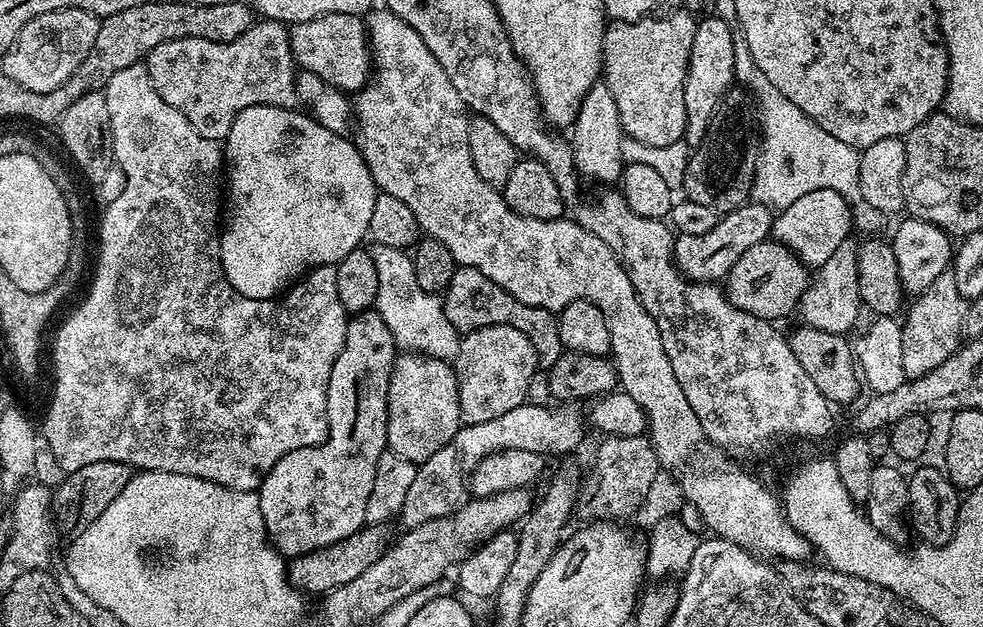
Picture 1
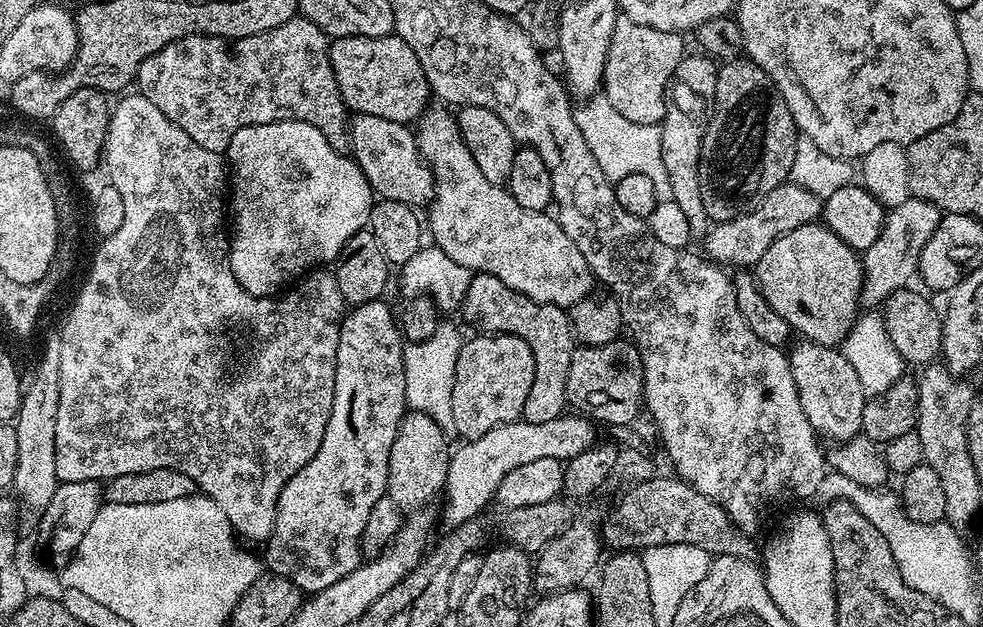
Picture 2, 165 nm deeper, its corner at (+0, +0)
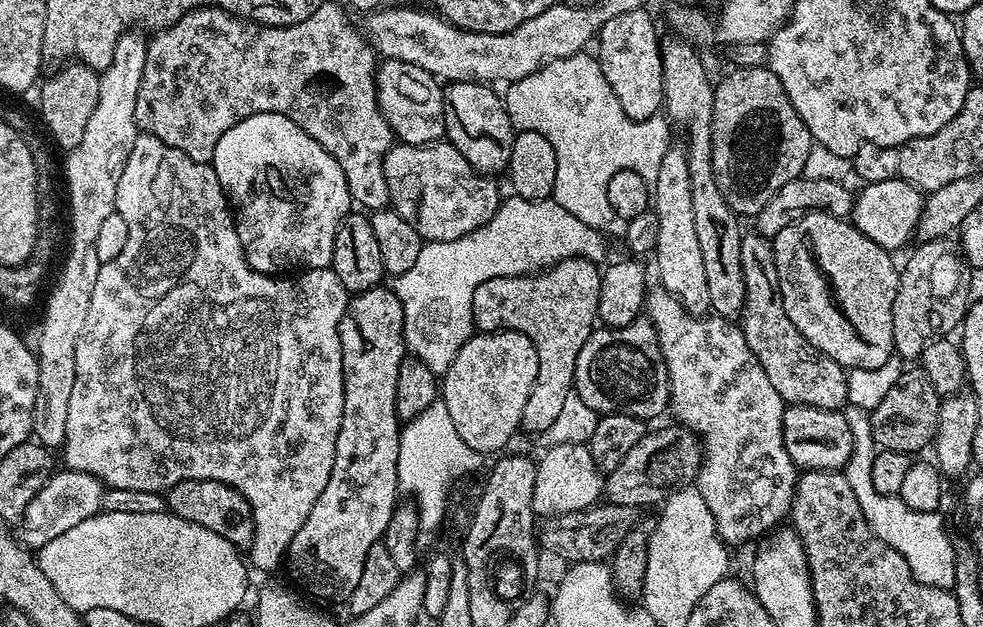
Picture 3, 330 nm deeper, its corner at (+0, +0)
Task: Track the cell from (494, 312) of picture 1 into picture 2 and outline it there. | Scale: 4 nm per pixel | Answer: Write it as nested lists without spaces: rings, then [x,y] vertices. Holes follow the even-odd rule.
[[[485,272],[473,275],[470,290],[462,305],[462,313],[470,323],[484,334],[509,332],[511,336],[522,338],[534,354],[536,377],[530,394],[526,394],[526,406],[523,419],[530,422],[554,422],[554,418],[565,415],[568,399],[566,398],[566,378],[570,374],[570,358],[574,358],[578,347],[572,334],[565,309],[553,304],[539,304],[518,290],[510,290],[506,282],[498,282]]]

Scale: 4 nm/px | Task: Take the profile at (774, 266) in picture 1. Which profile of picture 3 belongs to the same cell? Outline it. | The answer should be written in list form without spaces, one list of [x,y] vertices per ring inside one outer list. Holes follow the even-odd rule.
[[[825,212],[806,214],[798,222],[786,226],[786,230],[778,230],[778,234],[771,237],[770,243],[776,267],[776,285],[780,287],[782,306],[786,306],[786,314],[790,314],[790,322],[794,322],[794,326],[798,326],[802,338],[806,338],[806,342],[810,342],[818,350],[822,350],[822,354],[834,358],[834,362],[841,364],[845,370],[852,368],[874,370],[875,367],[882,366],[884,362],[894,356],[894,326],[892,323],[894,322],[894,298],[898,294],[898,282],[900,281],[900,268],[892,261],[893,253],[878,246],[878,242],[870,242],[870,238],[866,238],[866,234],[862,234],[862,230],[858,230],[855,224],[847,219],[831,216]]]

